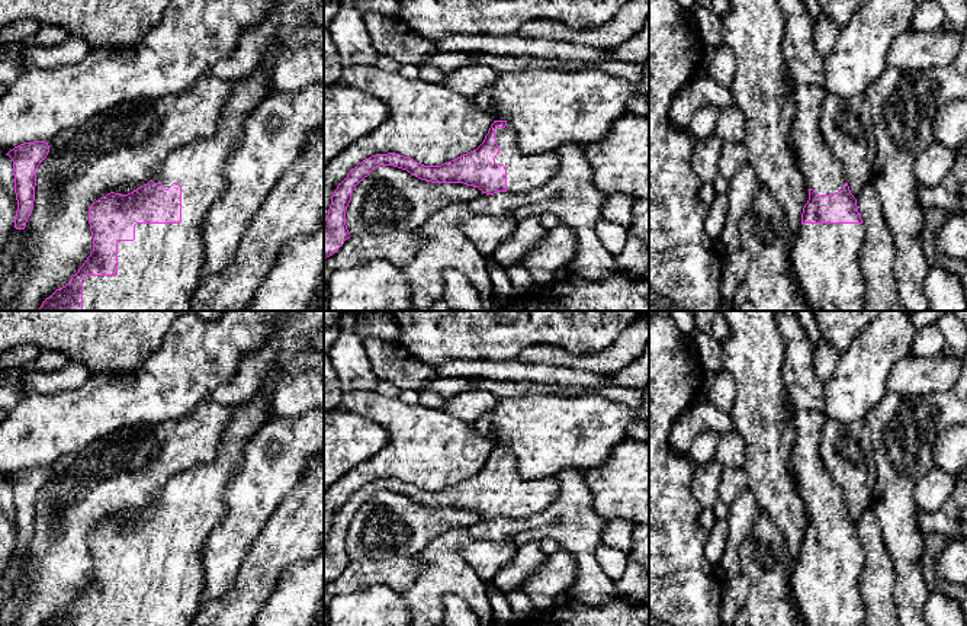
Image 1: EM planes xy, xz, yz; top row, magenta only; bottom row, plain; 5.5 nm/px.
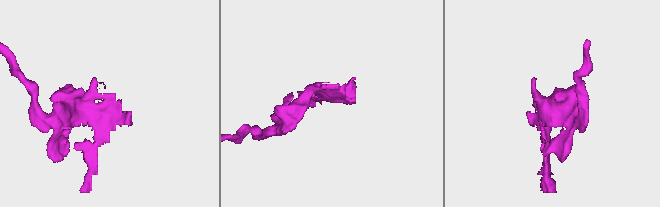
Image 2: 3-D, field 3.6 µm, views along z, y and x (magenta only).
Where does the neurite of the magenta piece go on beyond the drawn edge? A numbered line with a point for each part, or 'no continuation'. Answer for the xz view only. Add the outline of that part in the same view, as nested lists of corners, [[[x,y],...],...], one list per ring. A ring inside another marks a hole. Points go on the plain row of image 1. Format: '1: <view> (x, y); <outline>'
1: xz (524, 497); [[[511,447],[495,455],[499,479],[497,489],[507,494],[507,517],[524,520],[544,511],[559,494],[556,476],[543,479],[524,479],[517,468],[517,456]]]

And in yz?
1: yz (825, 581); [[[801,549],[793,571],[793,597],[806,626],[864,626],[860,578],[862,549]]]

